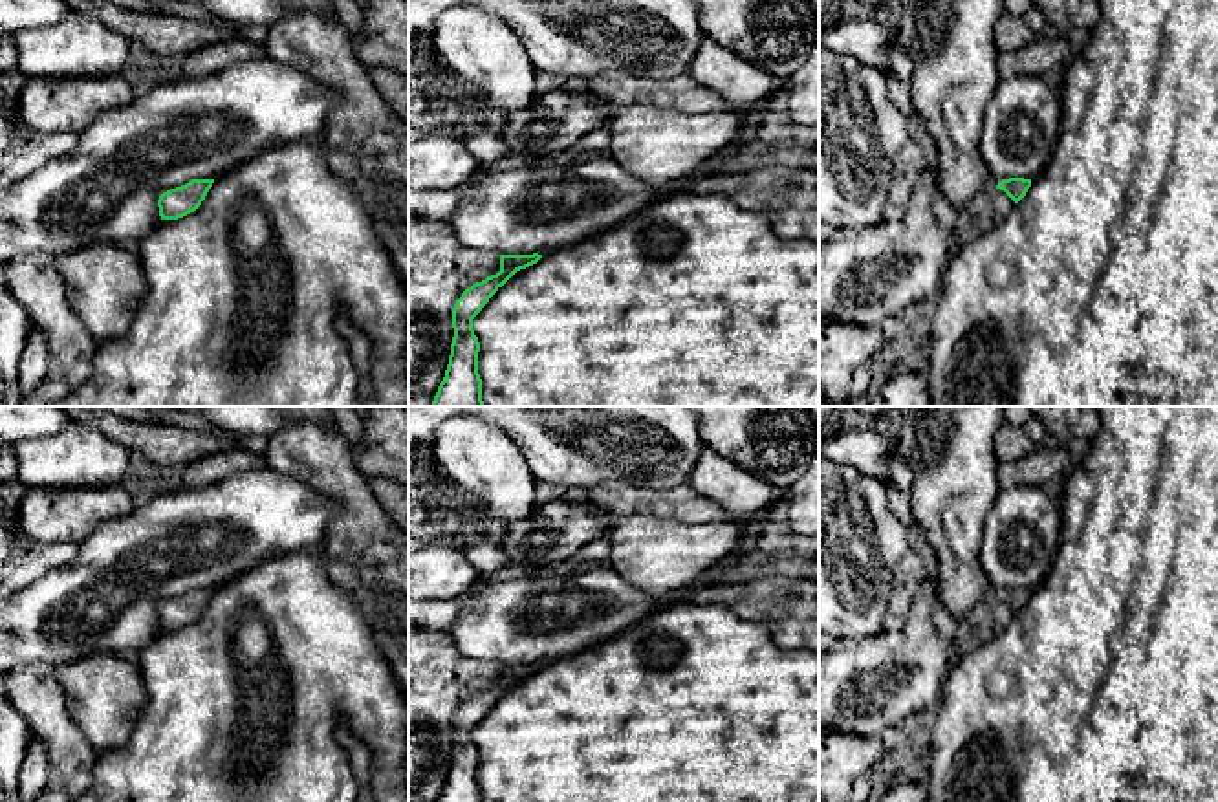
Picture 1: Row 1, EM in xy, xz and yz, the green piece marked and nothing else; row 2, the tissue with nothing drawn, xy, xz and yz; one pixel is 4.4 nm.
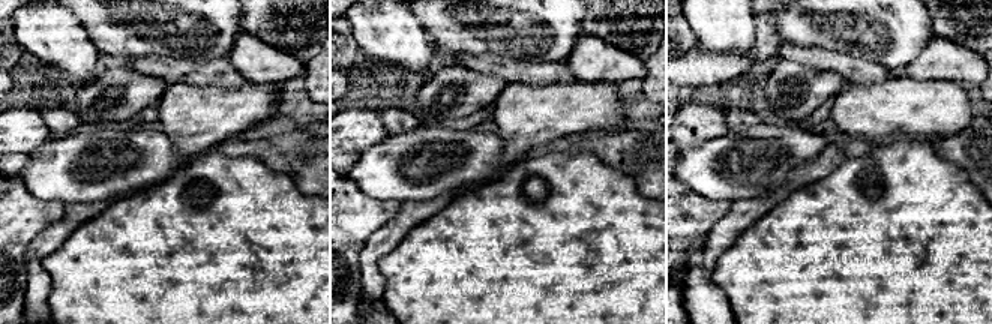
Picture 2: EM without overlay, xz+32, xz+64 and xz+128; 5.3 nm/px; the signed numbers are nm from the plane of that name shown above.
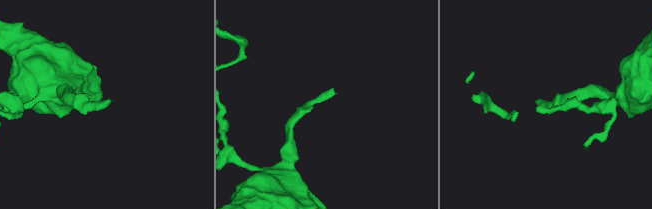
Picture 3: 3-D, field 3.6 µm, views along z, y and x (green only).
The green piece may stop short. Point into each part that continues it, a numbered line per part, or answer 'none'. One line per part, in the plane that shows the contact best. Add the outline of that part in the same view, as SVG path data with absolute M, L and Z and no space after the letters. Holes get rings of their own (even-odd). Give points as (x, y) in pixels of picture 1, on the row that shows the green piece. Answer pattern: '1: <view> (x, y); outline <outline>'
1: yz (951, 43); outline M899 0L899 4L903 11L896 31L897 42L914 60L910 99L936 146L929 165L936 174L938 190L960 212L967 212L984 189L993 190L998 185L982 157L980 137L984 112L1000 82L995 24L1004 5L1002 0Z

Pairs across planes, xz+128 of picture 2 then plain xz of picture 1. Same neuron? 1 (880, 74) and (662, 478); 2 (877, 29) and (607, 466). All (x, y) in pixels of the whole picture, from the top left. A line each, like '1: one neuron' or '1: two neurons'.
1: two neurons
2: one neuron

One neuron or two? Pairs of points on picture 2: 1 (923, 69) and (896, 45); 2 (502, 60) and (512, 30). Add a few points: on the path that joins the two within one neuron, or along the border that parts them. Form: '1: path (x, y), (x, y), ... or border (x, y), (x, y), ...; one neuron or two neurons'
1: border (935, 36), (904, 68); two neurons
2: border (467, 54), (506, 53), (538, 63); two neurons

